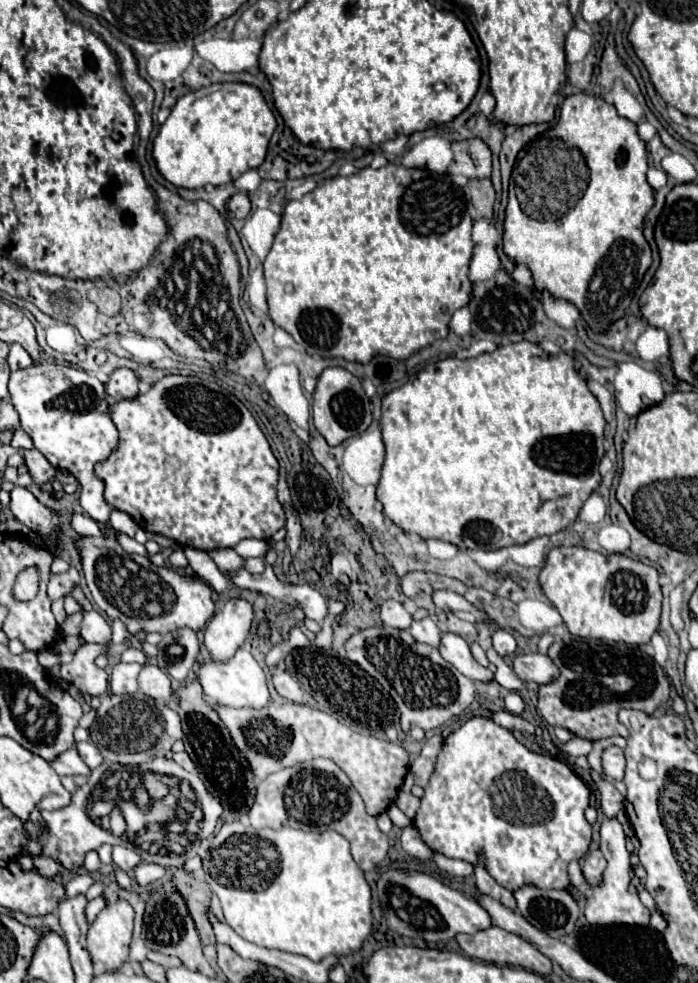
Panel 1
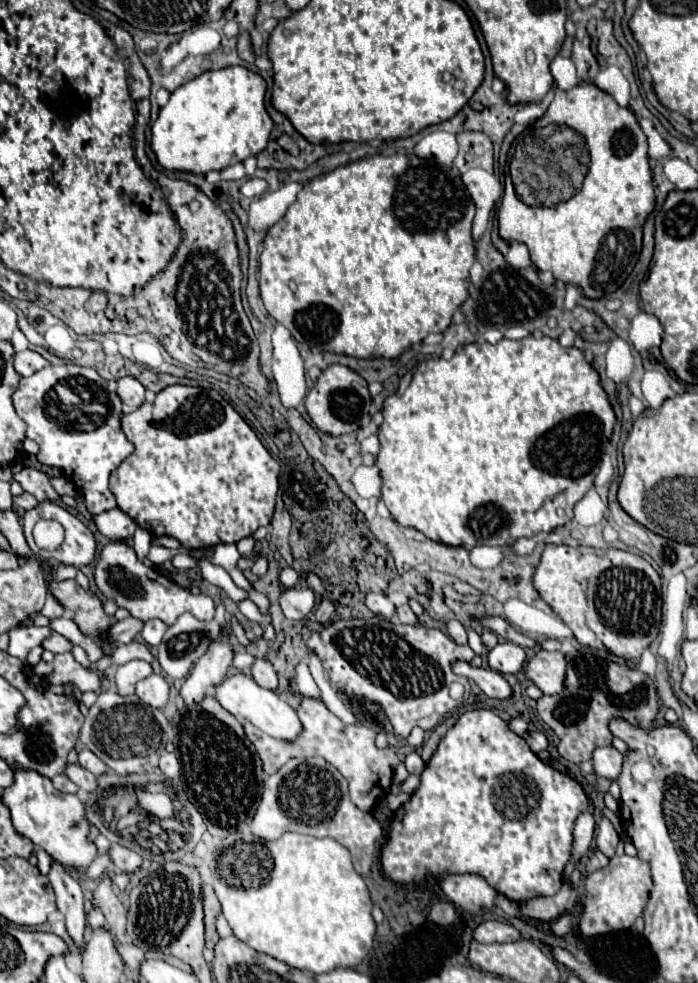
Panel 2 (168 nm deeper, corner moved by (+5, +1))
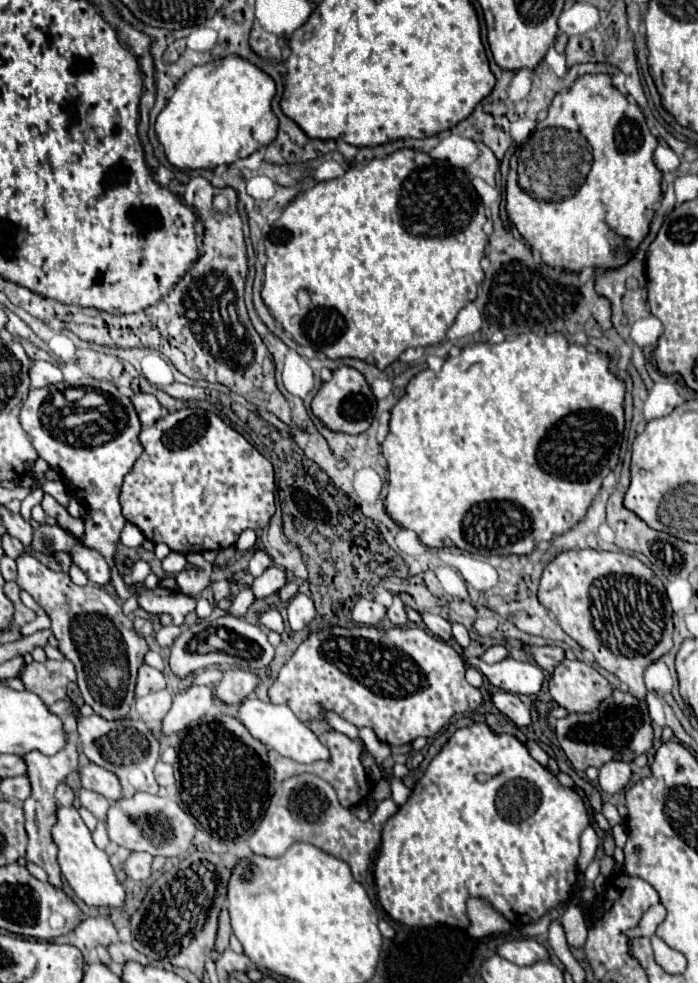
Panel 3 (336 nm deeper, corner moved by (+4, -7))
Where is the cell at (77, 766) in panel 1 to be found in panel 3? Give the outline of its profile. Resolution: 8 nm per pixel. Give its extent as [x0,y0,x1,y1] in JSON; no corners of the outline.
[78,788,110,820]

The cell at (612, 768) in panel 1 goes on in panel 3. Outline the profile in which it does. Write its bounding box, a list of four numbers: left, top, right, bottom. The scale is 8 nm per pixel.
[598,760,632,794]

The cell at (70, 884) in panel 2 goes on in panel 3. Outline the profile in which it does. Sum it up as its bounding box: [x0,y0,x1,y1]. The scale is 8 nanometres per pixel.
[24,716,78,888]

